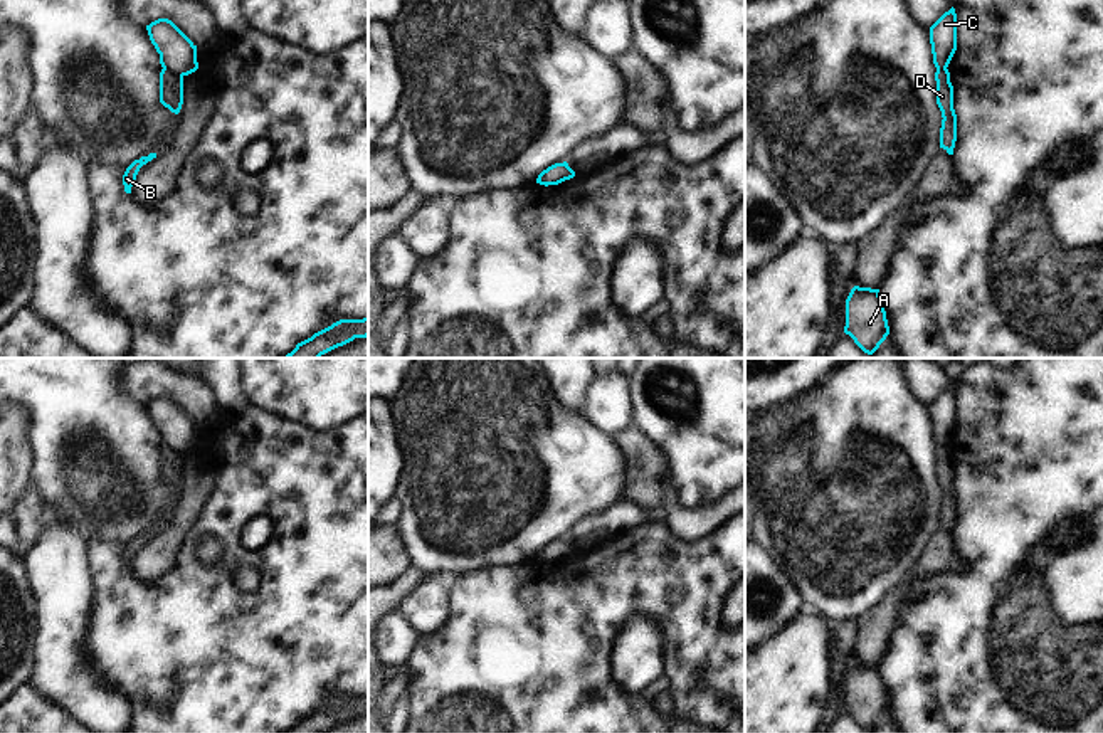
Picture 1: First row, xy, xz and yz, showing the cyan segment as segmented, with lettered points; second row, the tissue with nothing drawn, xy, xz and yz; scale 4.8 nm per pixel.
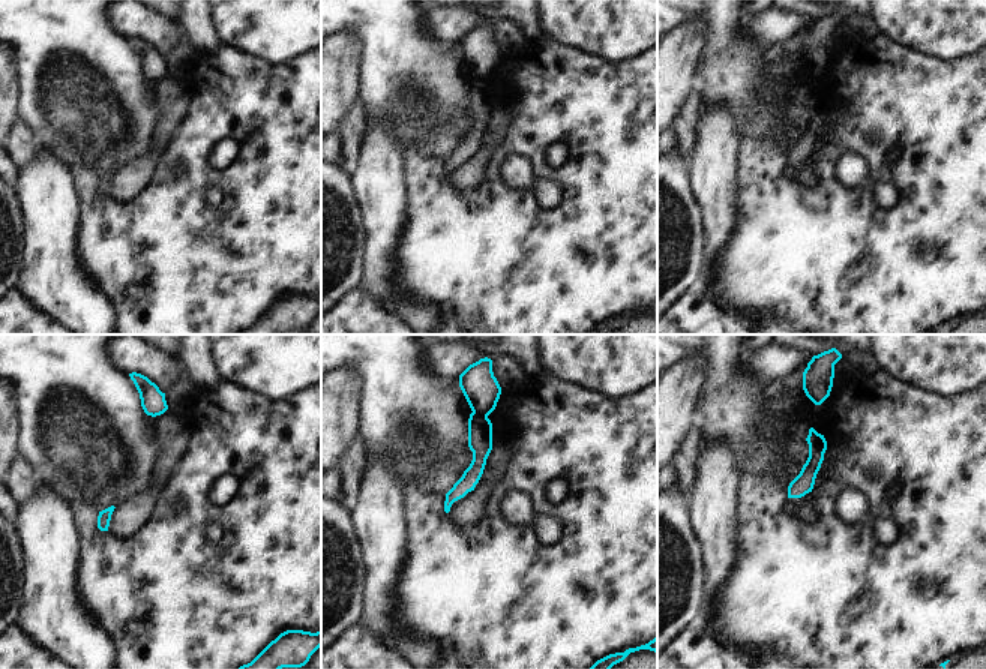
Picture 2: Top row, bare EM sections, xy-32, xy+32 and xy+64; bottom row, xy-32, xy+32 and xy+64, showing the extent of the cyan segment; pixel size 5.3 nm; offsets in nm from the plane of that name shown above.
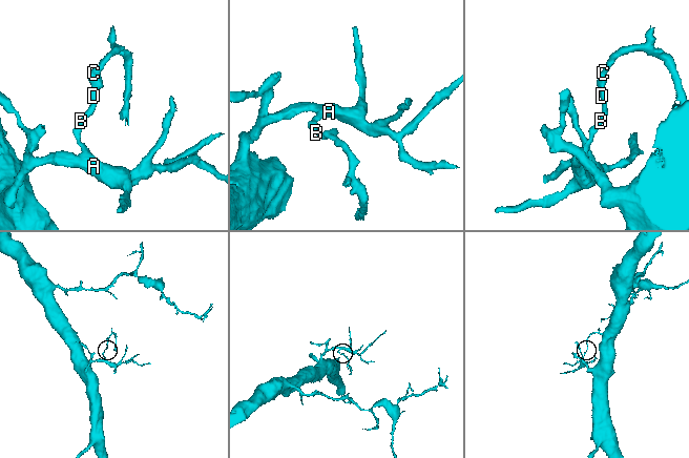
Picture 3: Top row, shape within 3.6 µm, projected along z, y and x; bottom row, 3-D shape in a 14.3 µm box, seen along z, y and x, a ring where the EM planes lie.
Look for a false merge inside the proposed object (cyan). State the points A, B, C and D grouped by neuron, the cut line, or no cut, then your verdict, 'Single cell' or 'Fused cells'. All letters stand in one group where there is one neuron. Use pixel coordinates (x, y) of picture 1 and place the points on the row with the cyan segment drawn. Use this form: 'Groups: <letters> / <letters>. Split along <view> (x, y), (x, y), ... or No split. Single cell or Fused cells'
Groups: A B D / C. Split along xy (163, 66), (182, 76). Fused cells.

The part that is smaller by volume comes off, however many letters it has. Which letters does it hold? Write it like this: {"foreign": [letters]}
{"foreign": ["C"]}

